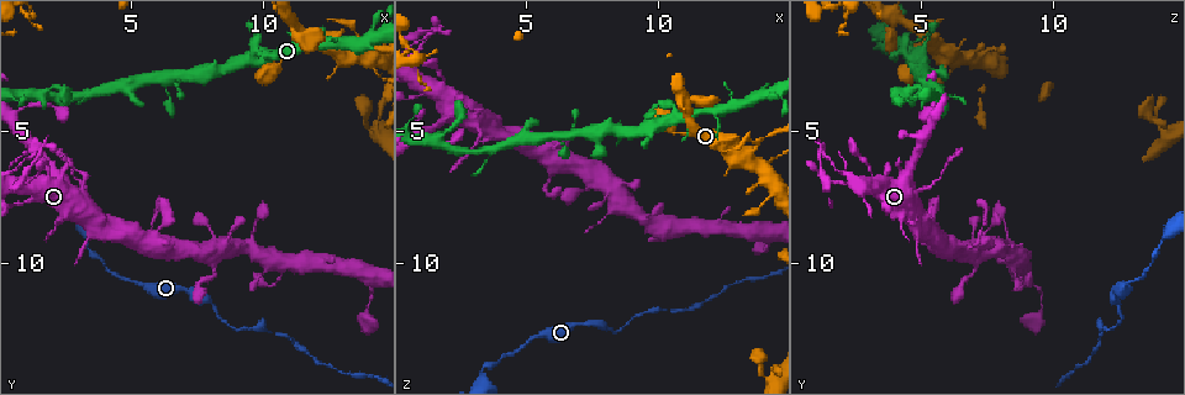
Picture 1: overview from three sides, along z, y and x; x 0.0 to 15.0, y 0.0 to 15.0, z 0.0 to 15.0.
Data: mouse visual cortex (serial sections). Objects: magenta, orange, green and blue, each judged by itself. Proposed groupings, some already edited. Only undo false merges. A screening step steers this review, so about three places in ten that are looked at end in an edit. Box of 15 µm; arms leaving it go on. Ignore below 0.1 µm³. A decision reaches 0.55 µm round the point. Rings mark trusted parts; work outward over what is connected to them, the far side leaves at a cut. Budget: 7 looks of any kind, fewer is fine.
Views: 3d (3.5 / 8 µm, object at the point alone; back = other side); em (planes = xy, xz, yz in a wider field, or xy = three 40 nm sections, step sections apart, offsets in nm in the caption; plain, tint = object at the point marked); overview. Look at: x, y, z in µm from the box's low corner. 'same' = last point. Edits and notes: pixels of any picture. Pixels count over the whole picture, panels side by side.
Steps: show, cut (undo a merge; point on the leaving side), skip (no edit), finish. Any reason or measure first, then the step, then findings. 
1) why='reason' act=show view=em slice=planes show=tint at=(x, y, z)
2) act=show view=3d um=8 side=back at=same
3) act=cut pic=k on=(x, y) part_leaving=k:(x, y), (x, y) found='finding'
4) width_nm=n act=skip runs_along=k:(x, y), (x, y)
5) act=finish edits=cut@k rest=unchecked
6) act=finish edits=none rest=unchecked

why='calibre changes' act=show view=3d um=3.5 side=back at=(1.0, 7.7, 3.7)

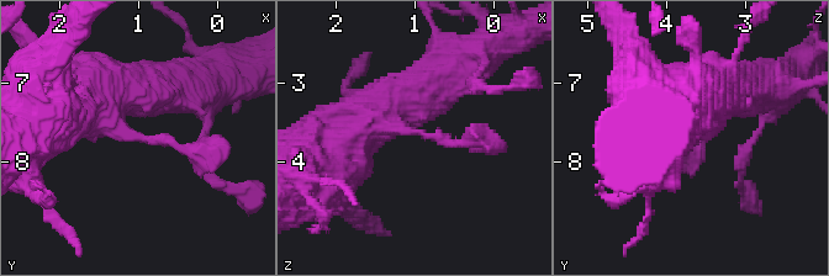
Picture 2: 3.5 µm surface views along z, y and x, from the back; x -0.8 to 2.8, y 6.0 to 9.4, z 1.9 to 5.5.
arm_widths_nm=150,700 why='shape alone is not enough' act=show view=em slice=xy step=5 show=tint at=(1.00, 7.65, 3.65)

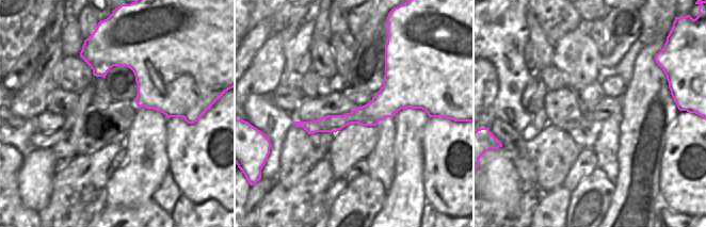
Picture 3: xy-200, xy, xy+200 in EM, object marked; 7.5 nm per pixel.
act=show view=em slice=xy step=1 show=tint at=same

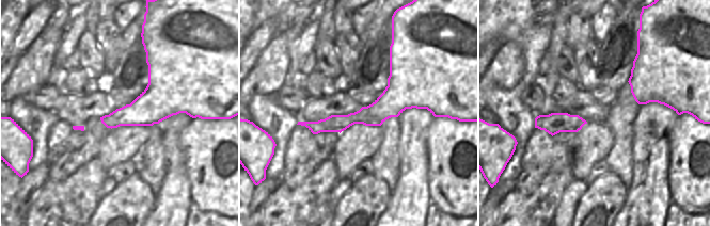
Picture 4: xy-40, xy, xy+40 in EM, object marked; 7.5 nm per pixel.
act=skip found='continuous, no second cell'

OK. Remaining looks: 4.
act=show view=3d um=8 at=(5.2, 10.8, 12.8)

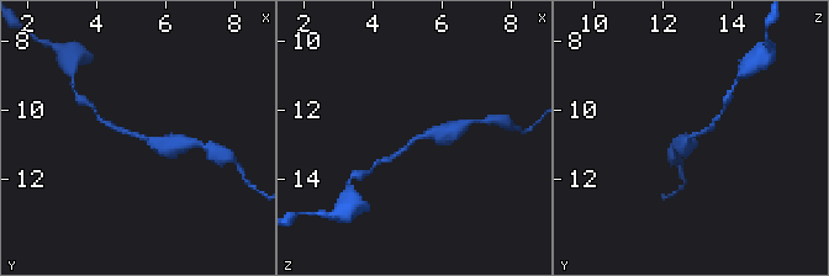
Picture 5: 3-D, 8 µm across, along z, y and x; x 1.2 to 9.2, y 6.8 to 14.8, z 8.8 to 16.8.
arm_widths_nm=150,500 act=show view=em slice=xy step=5 show=tint at=(5.3, 10.8, 12.7)

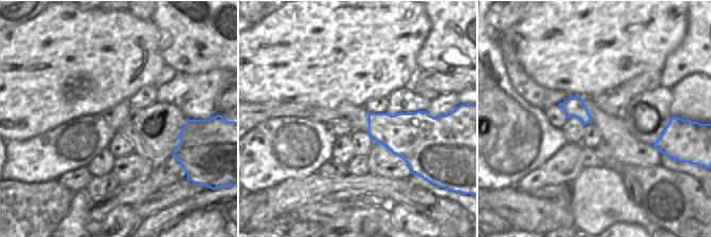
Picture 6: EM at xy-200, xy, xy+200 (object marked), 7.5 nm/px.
act=skip runs_along=5:(453, 131), (417, 137), (391, 158) found='continuous, no second cell'

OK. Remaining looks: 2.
why='abrupt turn' act=show view=3d um=8 at=(1.3, 5.8, 1.3)

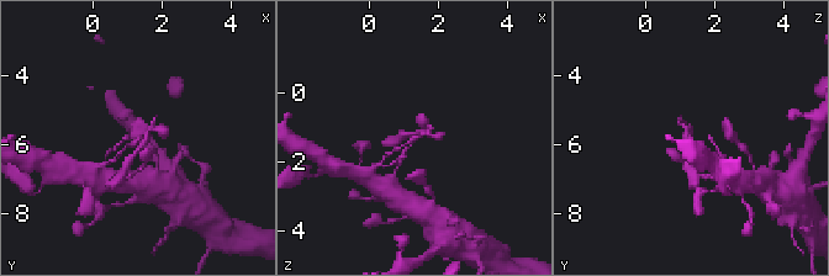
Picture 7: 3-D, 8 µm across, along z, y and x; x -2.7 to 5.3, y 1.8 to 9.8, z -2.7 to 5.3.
why='need the tissue' act=show view=em slice=xy step=5 show=tint at=(1.4, 5.9, 1.3)

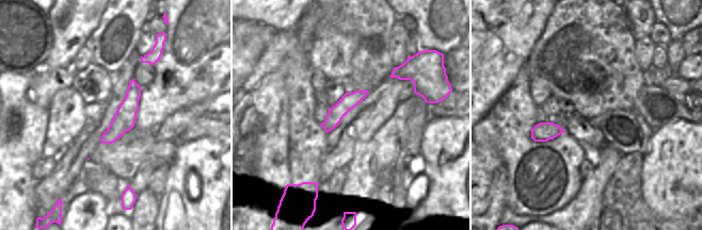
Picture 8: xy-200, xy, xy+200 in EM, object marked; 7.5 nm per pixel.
act=skip runs_along=8:(132, 83), (124, 120), (106, 141) found='all the same cell'

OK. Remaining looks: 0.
act=finish edits=none rest=unchecked

